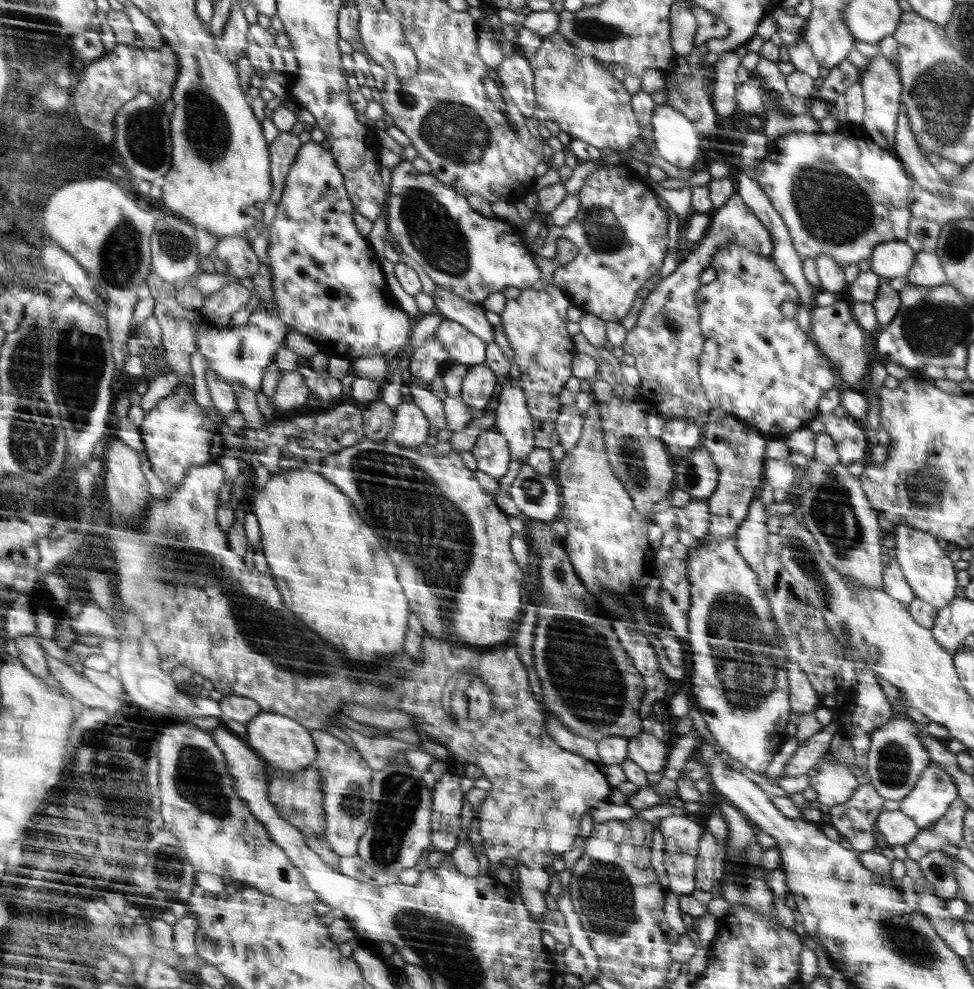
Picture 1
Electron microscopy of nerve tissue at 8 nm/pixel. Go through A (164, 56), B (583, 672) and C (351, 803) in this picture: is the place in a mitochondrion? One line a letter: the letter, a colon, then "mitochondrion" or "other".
A: other
B: mitochondrion
C: mitochondrion

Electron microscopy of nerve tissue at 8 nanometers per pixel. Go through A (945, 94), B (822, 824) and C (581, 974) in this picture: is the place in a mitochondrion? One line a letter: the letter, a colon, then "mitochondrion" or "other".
A: mitochondrion
B: other
C: other

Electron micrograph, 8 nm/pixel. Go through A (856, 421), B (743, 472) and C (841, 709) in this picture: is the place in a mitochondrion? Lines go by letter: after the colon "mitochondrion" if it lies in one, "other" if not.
A: other
B: other
C: other

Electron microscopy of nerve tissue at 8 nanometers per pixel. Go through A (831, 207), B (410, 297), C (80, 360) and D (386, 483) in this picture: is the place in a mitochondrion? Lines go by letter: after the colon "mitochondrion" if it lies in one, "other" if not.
A: mitochondrion
B: other
C: mitochondrion
D: mitochondrion

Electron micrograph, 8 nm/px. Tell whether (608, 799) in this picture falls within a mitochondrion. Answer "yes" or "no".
no

